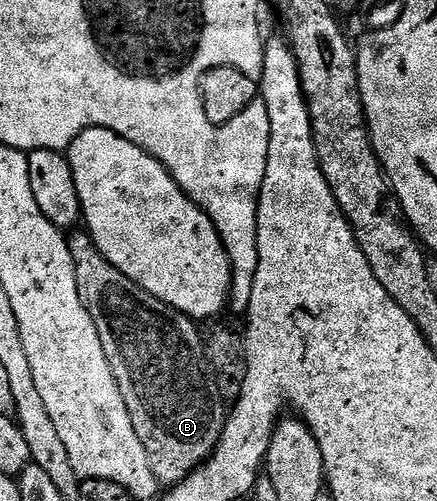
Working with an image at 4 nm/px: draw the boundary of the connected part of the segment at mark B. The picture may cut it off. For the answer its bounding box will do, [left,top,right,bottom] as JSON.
[68,231,227,485]

